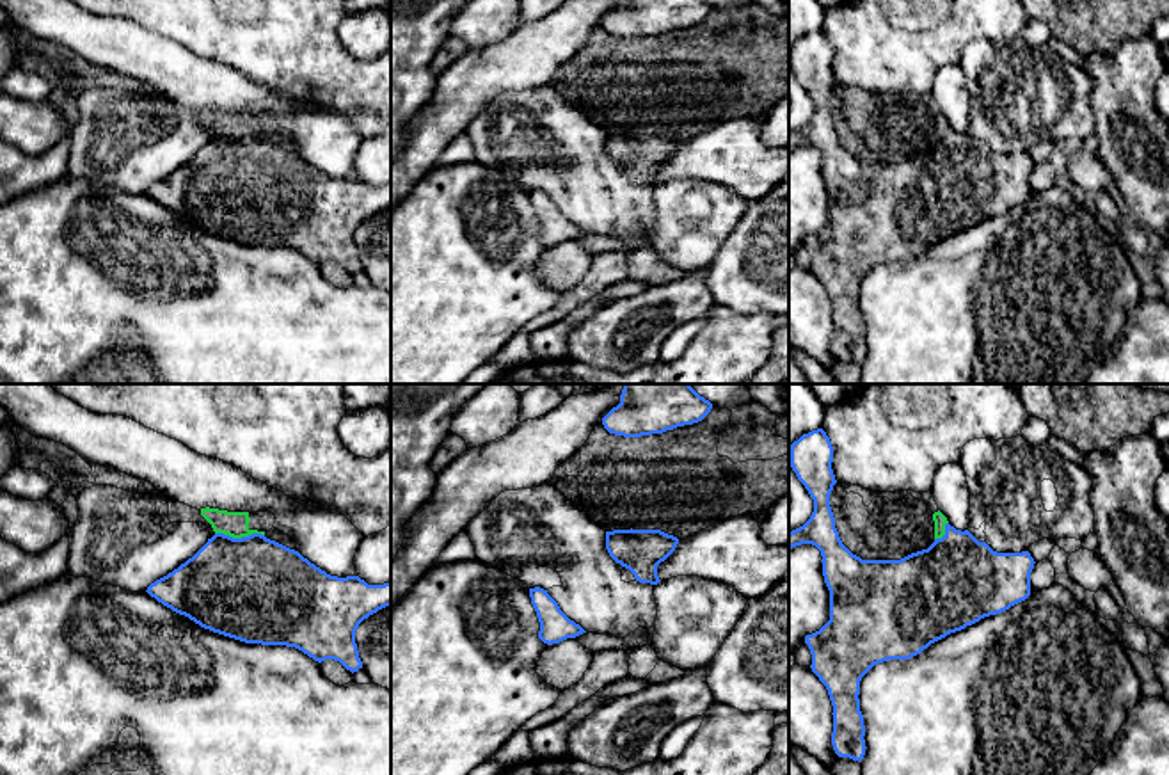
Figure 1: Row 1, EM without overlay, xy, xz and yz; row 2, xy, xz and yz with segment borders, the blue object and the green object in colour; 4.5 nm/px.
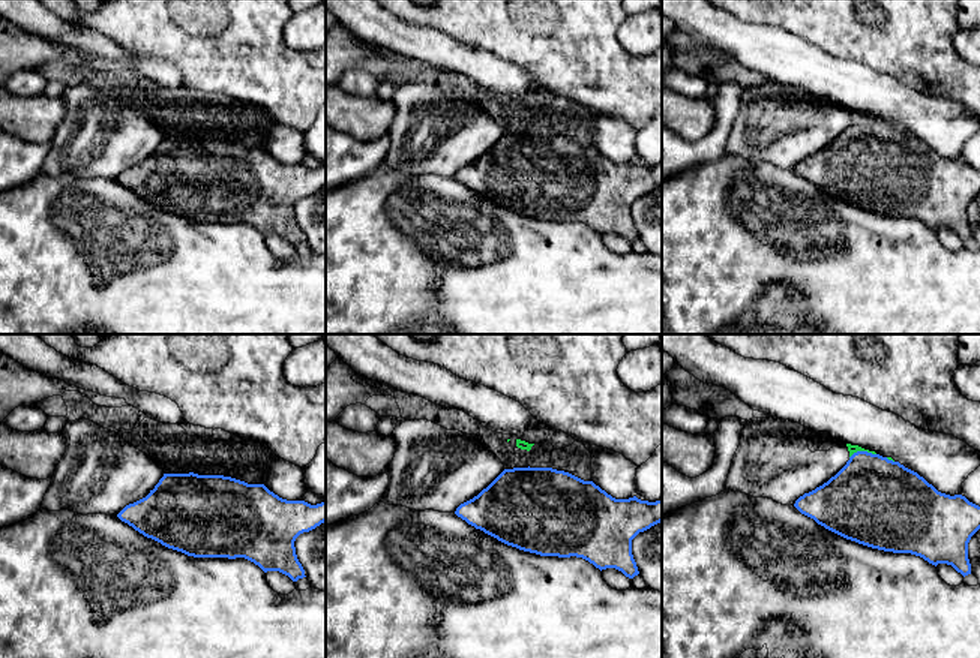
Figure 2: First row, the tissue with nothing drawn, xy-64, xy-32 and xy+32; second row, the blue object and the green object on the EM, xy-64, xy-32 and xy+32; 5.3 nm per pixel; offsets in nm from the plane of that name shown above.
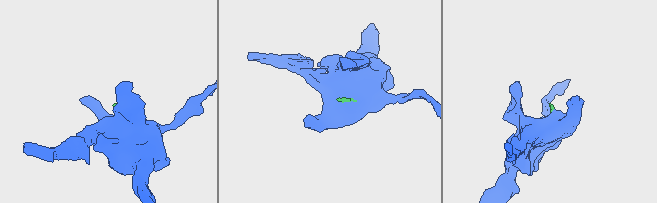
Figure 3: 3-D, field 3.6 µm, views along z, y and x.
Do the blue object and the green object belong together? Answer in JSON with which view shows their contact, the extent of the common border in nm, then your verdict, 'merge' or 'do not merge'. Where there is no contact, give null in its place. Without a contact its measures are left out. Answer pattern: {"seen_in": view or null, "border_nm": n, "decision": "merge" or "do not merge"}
{"seen_in": "xy", "border_nm": 220, "decision": "merge"}

